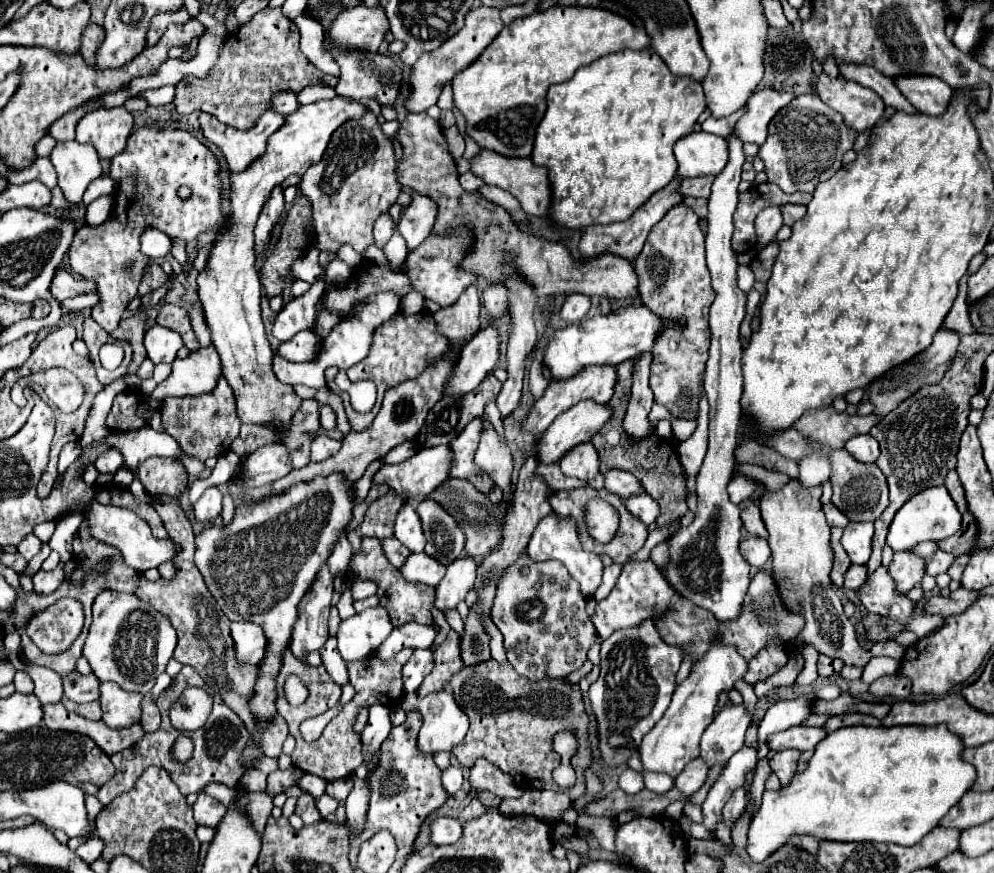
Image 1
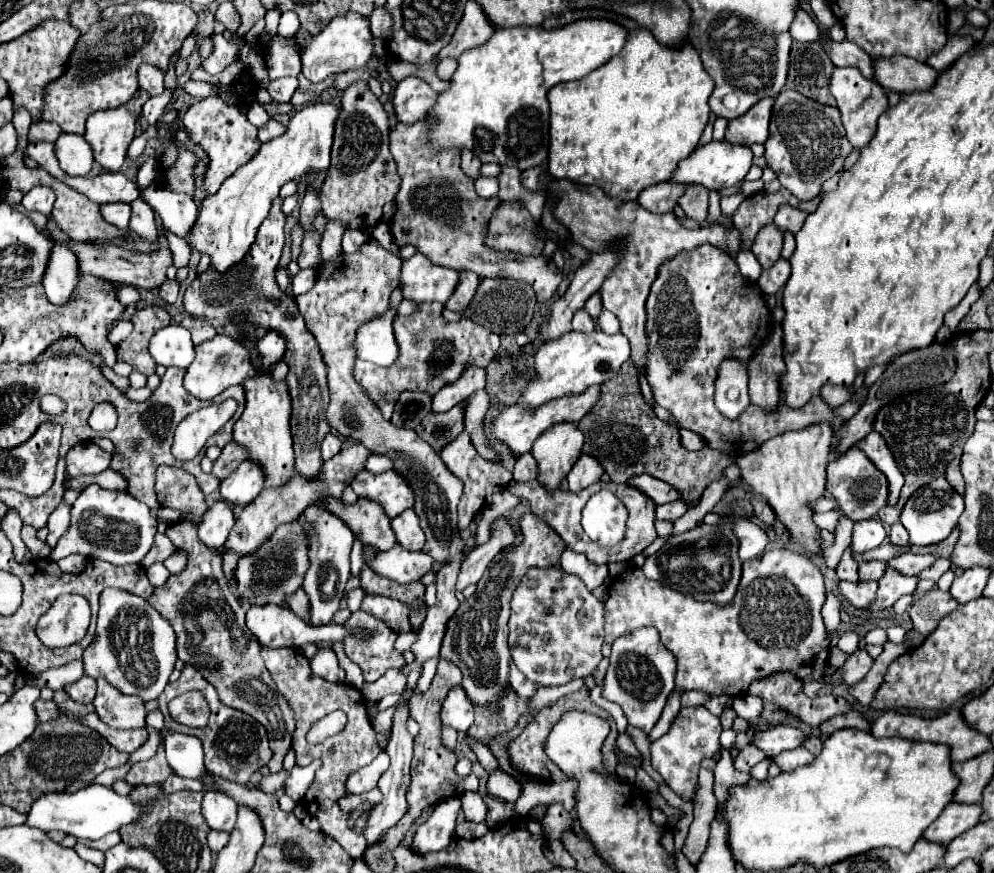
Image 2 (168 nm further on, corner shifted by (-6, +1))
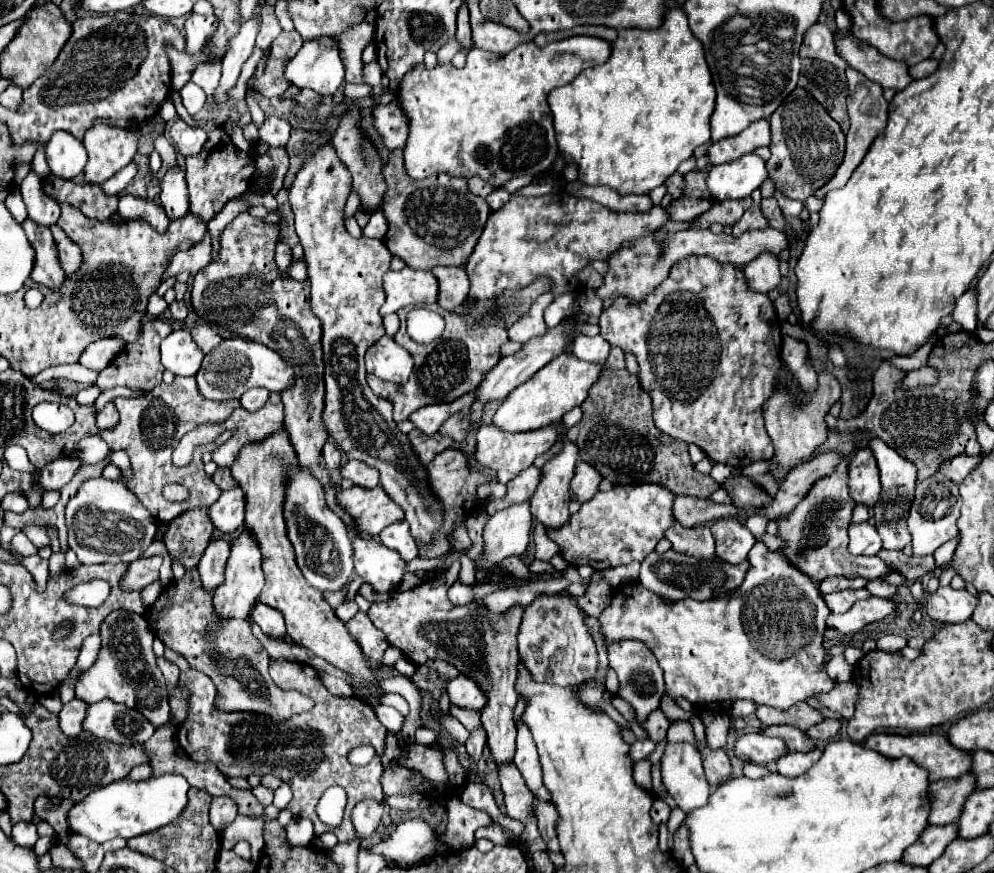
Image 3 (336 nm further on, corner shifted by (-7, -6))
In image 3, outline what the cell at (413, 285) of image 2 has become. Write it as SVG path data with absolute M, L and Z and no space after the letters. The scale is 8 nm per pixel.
M403 267L401 271L387 271L383 277L385 303L381 307L381 315L395 313L401 307L413 305L429 305L437 301L437 279L433 279L431 271L415 271L411 267Z

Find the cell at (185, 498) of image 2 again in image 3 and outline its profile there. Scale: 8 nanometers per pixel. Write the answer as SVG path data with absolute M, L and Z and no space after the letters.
M187 511L169 523L165 535L165 547L171 555L171 561L179 561L187 571L195 569L205 547L213 537L213 525L209 523L205 511Z

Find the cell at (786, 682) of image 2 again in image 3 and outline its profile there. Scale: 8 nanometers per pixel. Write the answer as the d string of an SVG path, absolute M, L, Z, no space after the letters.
M797 703L787 711L773 711L771 707L757 707L759 721L769 727L769 725L793 725L799 731L807 731L809 727L817 725L819 721L823 721L823 715L819 711L815 711L813 707L809 707L807 703Z

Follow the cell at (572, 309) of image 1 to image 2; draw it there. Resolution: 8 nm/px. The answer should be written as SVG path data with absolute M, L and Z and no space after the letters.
M580 308L580 310L576 310L576 314L574 314L572 328L574 328L576 332L594 332L594 318L592 318L584 308Z

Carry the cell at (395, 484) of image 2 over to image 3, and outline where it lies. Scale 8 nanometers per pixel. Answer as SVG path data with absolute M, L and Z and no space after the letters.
M353 485L347 491L339 489L335 497L343 511L353 519L355 529L361 531L361 535L369 535L373 539L377 539L377 535L387 525L403 519L401 507L397 507L389 499L381 485L377 485L375 489L363 489Z

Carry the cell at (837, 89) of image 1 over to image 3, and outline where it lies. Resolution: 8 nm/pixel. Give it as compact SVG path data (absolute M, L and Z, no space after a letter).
M847 69L847 83L849 83L849 99L847 99L847 107L849 107L849 119L851 119L851 129L847 133L847 149L845 149L845 157L843 163L839 165L837 173L821 187L815 191L815 197L825 197L831 189L841 189L849 177L851 171L863 161L867 149L871 147L871 143L875 141L875 137L881 133L881 129L885 129L887 123L887 101L883 97L883 89L881 85L865 79L859 71Z

